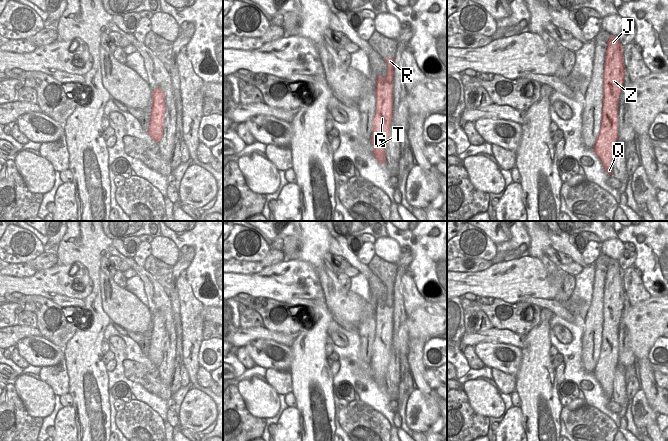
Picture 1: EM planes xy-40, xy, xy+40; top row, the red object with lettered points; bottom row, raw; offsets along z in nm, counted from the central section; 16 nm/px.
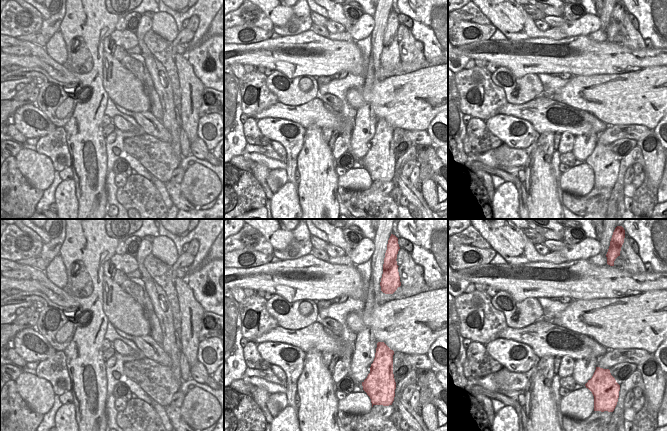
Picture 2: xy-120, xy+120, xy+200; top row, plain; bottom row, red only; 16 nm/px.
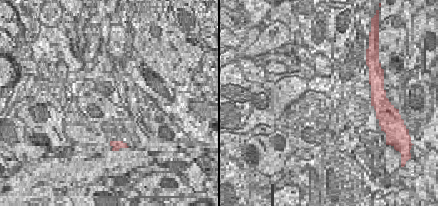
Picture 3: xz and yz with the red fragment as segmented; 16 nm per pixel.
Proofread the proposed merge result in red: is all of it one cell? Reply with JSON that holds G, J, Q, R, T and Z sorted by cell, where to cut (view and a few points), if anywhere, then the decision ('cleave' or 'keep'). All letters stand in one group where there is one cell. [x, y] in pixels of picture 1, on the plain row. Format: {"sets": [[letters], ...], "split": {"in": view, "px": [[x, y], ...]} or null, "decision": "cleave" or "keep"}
{"sets": [["G", "J", "Q", "R", "T", "Z"]], "split": null, "decision": "keep"}

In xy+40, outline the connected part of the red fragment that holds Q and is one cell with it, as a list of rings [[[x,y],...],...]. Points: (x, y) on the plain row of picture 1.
[[[610,259],[604,285],[602,343],[593,372],[609,399],[613,396],[614,374],[618,364],[618,331],[624,301],[623,270],[618,260]]]

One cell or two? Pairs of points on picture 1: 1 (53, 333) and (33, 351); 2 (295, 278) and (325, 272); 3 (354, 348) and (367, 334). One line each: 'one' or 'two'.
1: two
2: two
3: two

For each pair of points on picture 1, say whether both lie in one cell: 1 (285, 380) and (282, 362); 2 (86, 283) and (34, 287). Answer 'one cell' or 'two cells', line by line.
1: two cells
2: one cell

